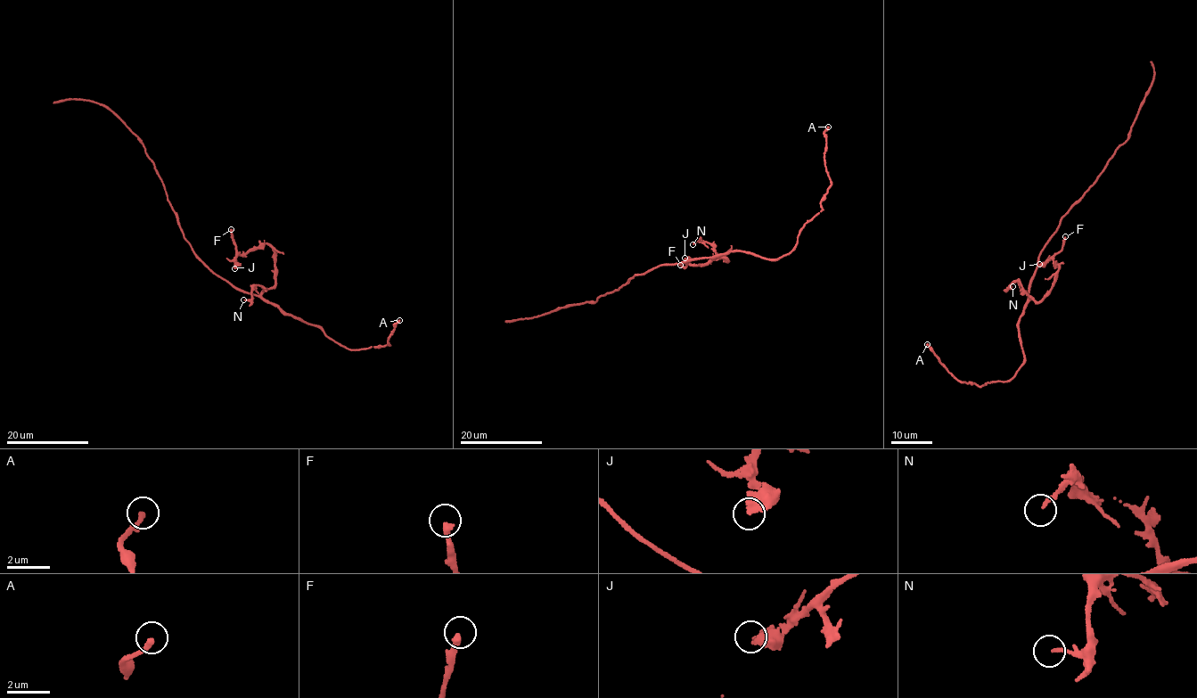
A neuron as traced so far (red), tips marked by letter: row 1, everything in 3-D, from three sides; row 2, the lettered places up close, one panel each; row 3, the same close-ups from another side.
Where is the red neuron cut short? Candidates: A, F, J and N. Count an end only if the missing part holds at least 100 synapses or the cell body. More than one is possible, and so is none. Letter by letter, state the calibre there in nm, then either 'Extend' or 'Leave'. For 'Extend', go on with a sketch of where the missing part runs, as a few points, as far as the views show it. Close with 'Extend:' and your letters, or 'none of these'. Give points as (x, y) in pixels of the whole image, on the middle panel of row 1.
A: Thickness 240 nm. Leave
F: Thickness 280 nm. Leave
J: Thickness 400 nm. Leave
N: Thickness 150 nm. Leave
Extend: none of these

